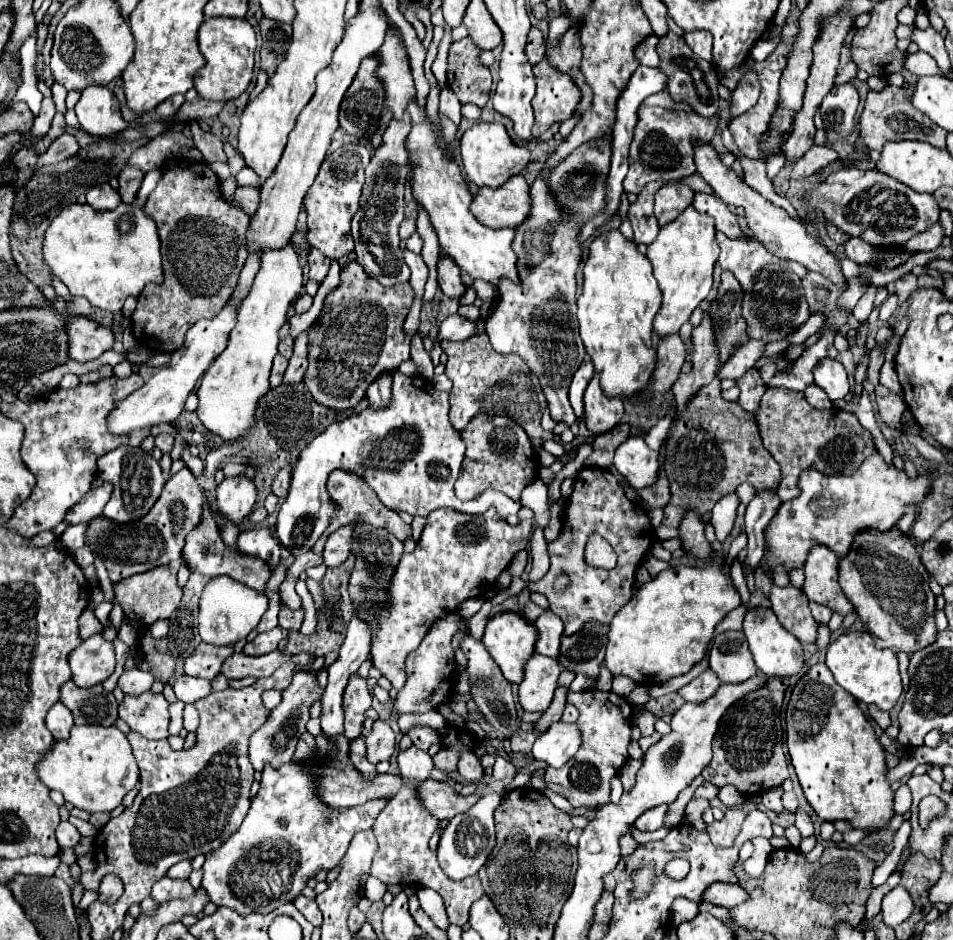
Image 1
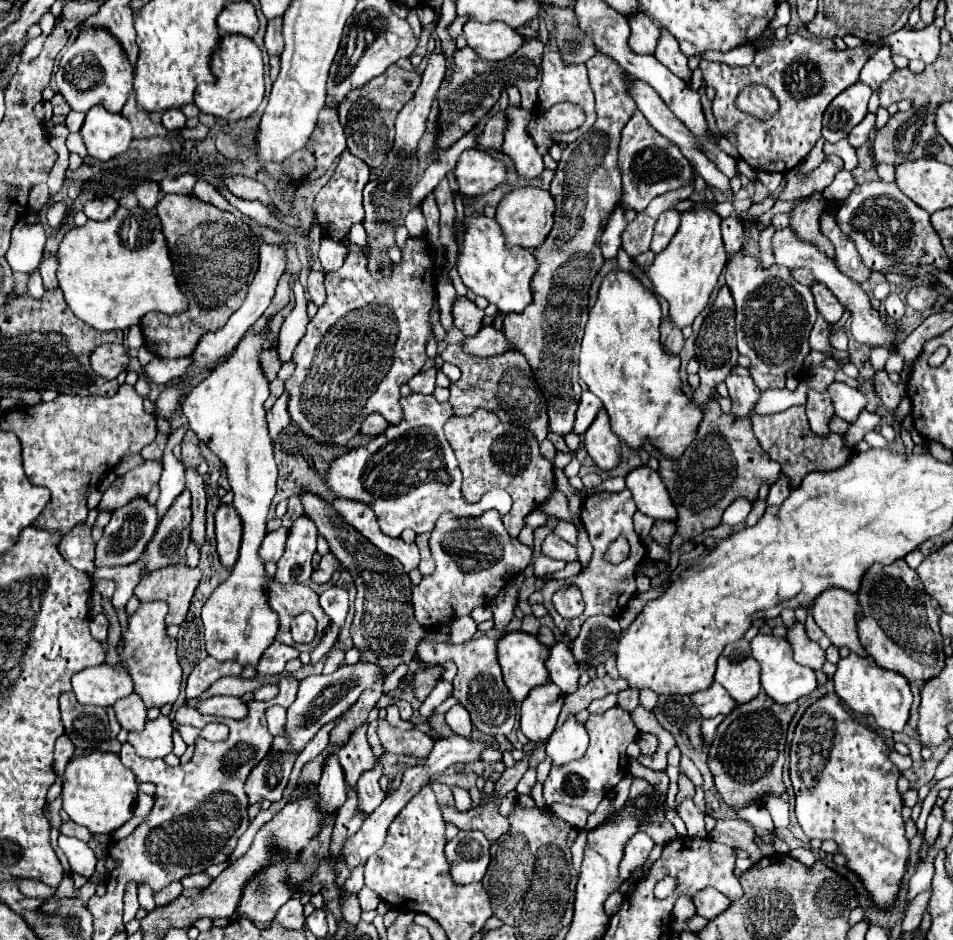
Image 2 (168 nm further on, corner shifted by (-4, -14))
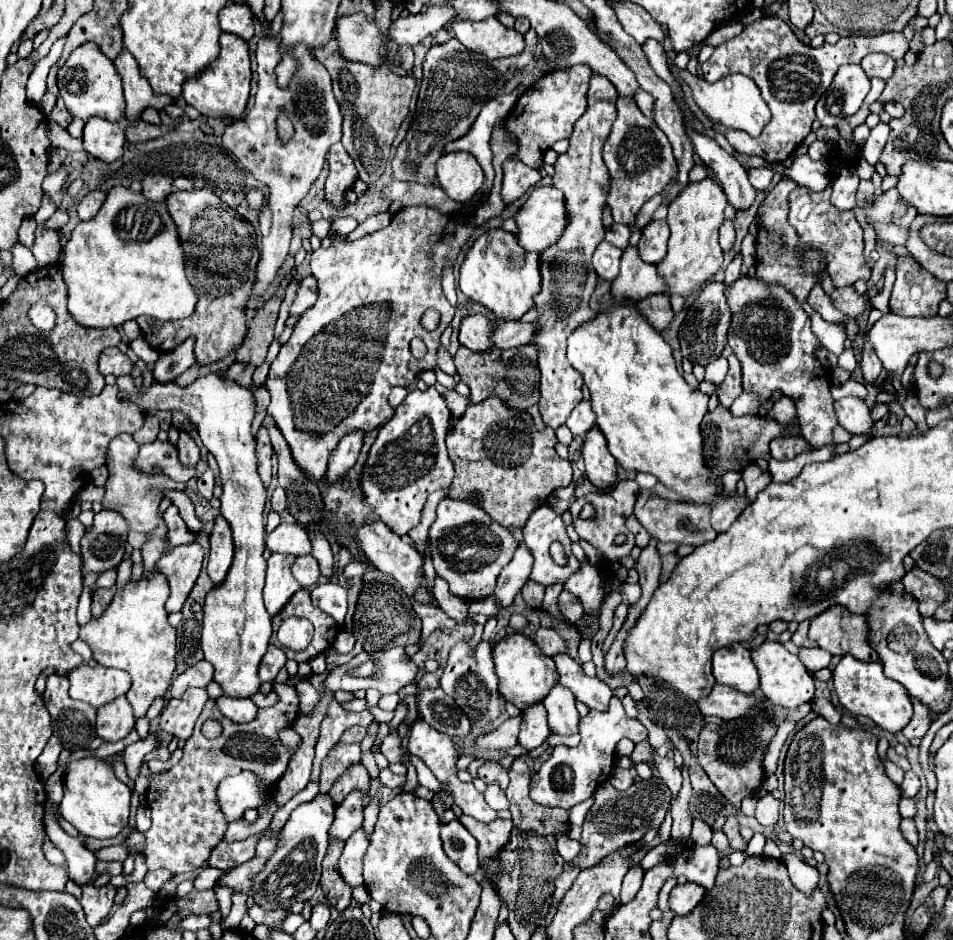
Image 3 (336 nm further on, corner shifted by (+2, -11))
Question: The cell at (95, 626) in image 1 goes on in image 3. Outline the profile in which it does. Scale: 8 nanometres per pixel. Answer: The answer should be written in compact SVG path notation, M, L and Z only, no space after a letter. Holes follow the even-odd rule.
M116 585L110 589L96 589L92 593L92 617L100 617L100 613L108 607L108 603L112 601L116 593Z

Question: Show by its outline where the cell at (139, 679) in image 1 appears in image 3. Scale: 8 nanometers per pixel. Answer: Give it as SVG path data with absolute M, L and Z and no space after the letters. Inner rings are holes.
M118 697L96 709L96 735L104 741L120 741L134 727L132 707L126 697Z

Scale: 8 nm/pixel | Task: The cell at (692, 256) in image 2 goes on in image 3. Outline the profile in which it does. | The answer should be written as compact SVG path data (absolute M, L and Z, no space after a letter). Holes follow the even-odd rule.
M714 179L688 183L686 189L668 207L670 241L668 255L656 265L658 273L668 281L670 293L690 295L696 287L704 285L722 265L722 249L718 245L718 229L724 223L727 198Z

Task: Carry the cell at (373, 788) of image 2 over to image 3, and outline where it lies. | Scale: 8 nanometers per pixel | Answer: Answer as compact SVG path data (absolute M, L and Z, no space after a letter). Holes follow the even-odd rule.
M350 793L340 807L336 807L334 823L328 829L330 841L348 841L348 837L362 827L362 805L360 805L360 793Z

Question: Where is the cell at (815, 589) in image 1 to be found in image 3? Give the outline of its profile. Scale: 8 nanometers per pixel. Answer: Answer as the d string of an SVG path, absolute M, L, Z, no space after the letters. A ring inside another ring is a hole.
M836 605L812 619L808 637L832 655L844 657L850 653L860 661L878 661L878 653L868 645L868 631L864 615L848 617L848 611Z

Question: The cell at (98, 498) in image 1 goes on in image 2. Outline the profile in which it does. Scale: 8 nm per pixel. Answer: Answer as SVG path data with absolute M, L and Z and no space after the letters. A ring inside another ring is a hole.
M146 460L140 468L134 468L124 476L116 478L116 482L102 494L102 500L96 506L96 510L114 512L122 504L128 504L134 496L146 496L150 488L160 480L160 472L162 472L162 462Z

